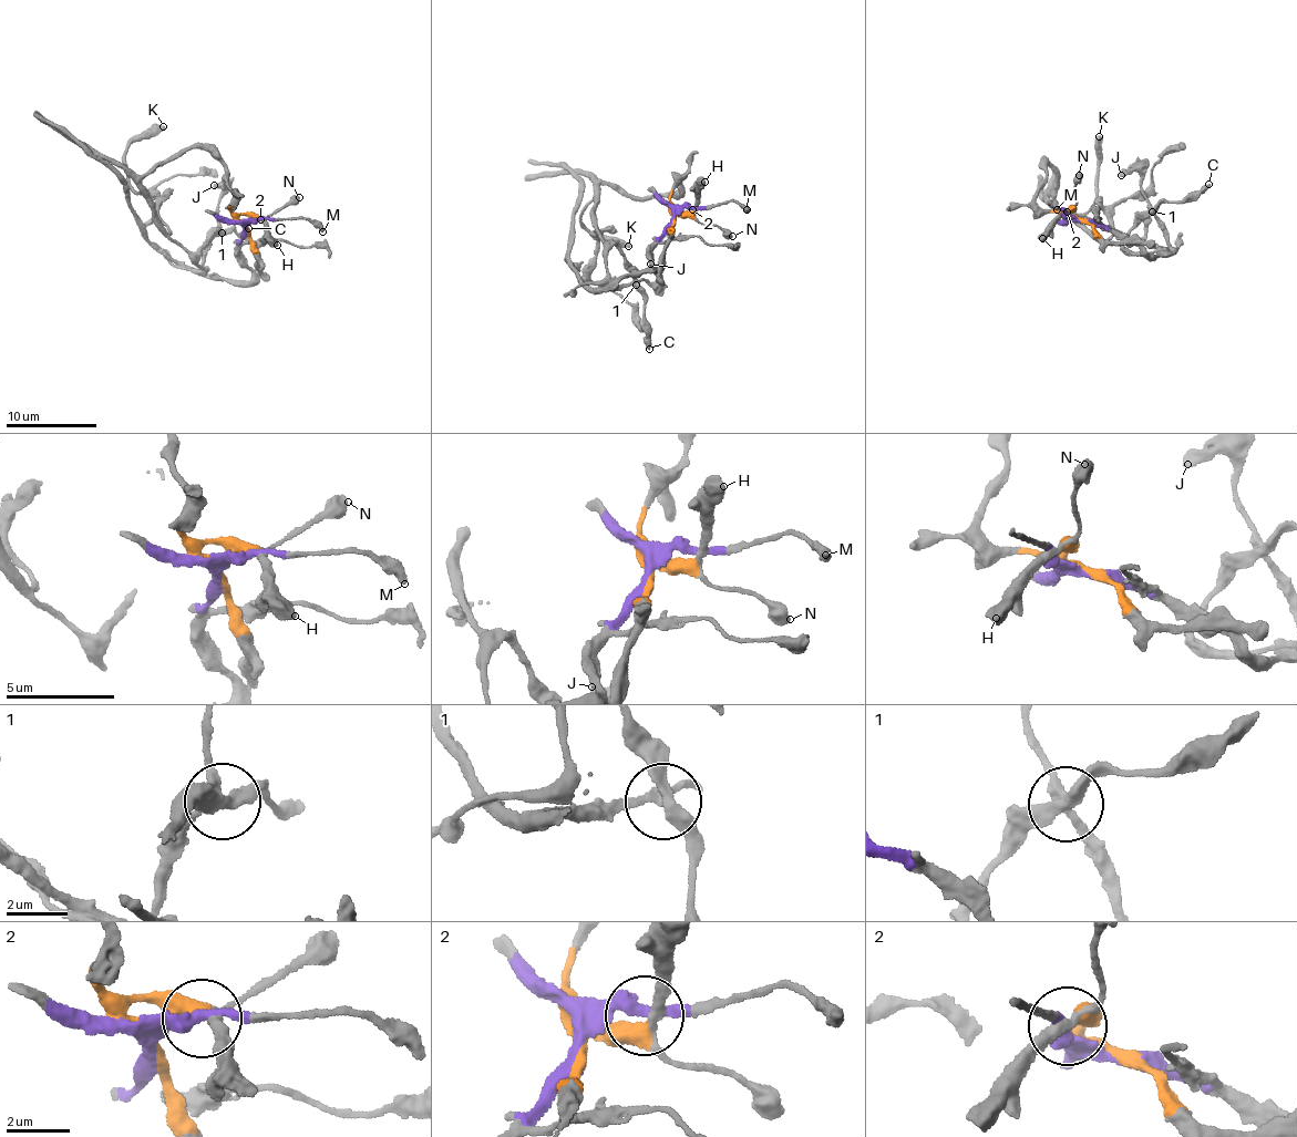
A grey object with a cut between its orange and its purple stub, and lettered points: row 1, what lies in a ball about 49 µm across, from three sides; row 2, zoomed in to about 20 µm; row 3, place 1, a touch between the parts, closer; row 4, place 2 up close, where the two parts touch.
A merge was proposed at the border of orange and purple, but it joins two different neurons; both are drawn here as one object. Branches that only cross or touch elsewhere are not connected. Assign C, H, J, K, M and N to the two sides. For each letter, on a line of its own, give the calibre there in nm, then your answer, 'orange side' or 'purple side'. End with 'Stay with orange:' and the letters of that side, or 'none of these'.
C: calibre 440 nm; orange side
H: calibre 550 nm; orange side
J: calibre 420 nm; purple side
K: calibre 550 nm; orange side
M: calibre 400 nm; purple side
N: calibre 600 nm; orange side
Stay with orange: C, H, K, N

